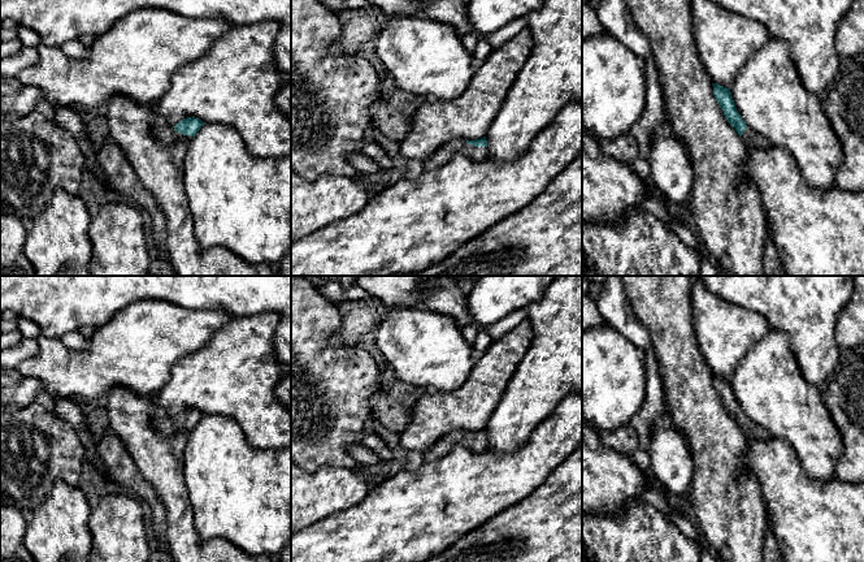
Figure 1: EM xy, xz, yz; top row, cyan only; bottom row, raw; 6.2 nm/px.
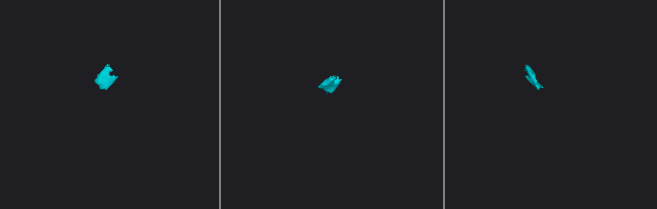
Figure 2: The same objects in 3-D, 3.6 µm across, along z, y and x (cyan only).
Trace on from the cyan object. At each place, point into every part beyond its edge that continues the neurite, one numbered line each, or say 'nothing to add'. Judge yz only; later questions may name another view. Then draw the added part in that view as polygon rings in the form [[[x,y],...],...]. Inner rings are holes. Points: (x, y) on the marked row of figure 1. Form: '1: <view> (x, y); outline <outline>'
1: yz (751, 139); outline [[[748,126],[743,131],[741,139],[743,140],[747,148],[752,150],[768,148],[770,146],[769,142],[767,142],[760,134],[751,130]]]

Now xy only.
1: xy (161, 130); outline [[[153,114],[149,118],[149,125],[153,135],[162,143],[170,144],[179,140],[190,142],[192,137],[178,133],[174,127],[169,126],[162,116]]]

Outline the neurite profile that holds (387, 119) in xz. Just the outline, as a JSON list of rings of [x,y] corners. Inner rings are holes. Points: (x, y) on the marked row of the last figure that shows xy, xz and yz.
[[[378,99],[372,107],[372,125],[400,143],[409,131],[411,118],[395,108],[391,101]]]

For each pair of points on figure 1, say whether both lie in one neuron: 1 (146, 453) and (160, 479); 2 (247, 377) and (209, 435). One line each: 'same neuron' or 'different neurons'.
1: same neuron
2: different neurons

